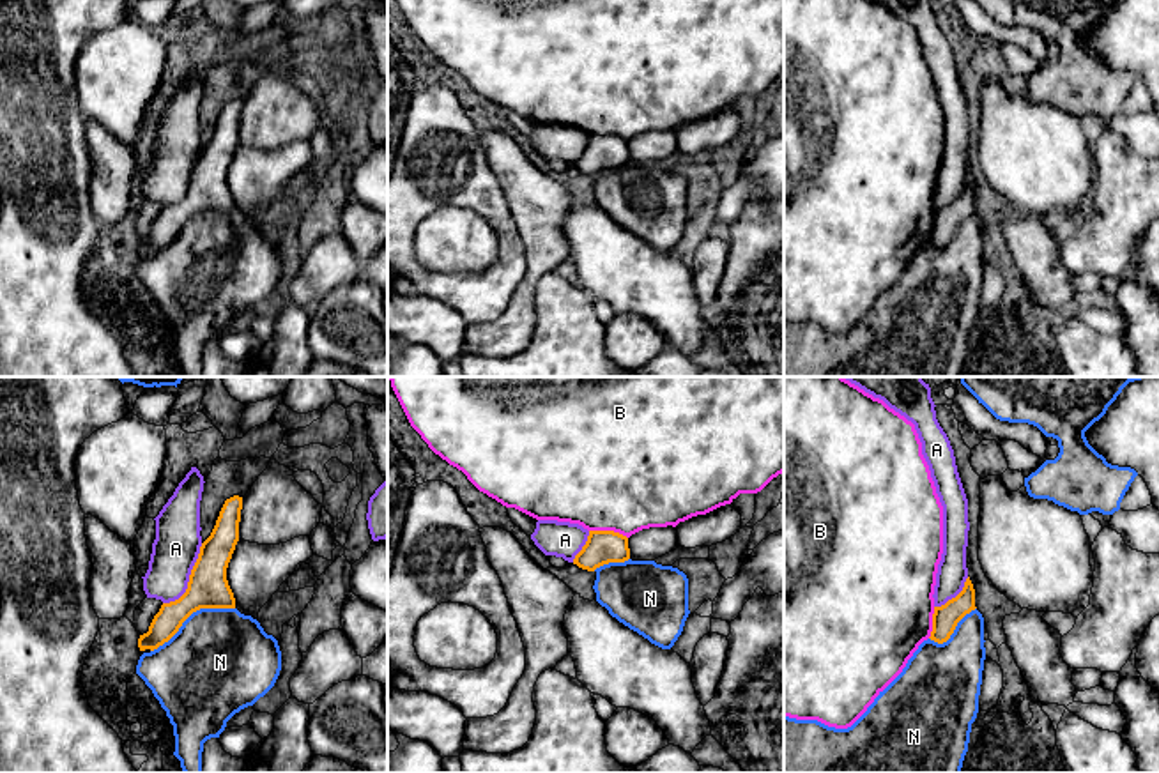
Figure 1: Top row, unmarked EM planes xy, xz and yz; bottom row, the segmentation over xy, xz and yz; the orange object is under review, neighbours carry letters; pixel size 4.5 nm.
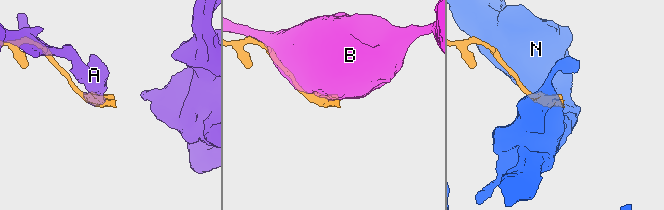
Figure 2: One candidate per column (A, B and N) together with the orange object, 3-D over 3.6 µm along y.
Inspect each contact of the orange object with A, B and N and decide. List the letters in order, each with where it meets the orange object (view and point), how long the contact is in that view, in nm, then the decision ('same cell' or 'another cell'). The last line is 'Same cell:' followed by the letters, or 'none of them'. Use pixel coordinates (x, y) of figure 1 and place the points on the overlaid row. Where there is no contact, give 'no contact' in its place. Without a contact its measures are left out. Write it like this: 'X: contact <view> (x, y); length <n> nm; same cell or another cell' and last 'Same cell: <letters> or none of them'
A: contact xy (190, 579); length 340 nm; another cell
B: contact xz (609, 531); length 180 nm; another cell
N: contact xy (191, 612); length 440 nm; another cell
Same cell: none of them

